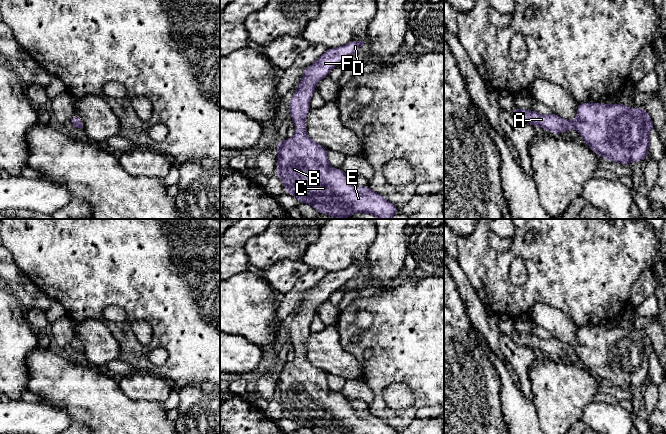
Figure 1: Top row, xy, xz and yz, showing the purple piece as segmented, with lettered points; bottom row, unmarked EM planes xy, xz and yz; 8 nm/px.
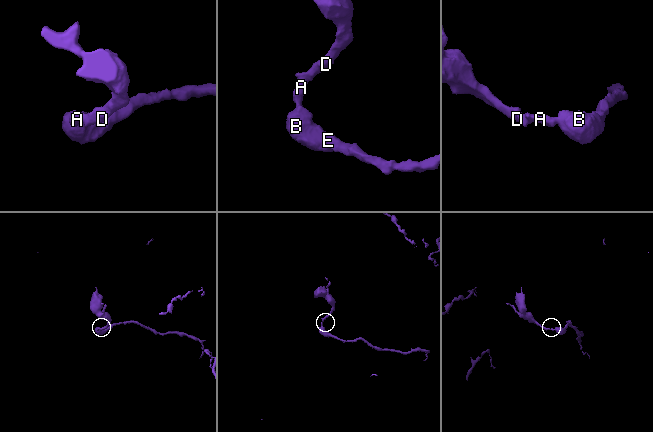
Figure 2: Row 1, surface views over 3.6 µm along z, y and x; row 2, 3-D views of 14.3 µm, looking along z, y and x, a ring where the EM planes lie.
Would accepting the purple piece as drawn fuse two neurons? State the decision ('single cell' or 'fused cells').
single cell

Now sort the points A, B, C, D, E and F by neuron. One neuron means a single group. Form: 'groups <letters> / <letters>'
groups A B C D E F

